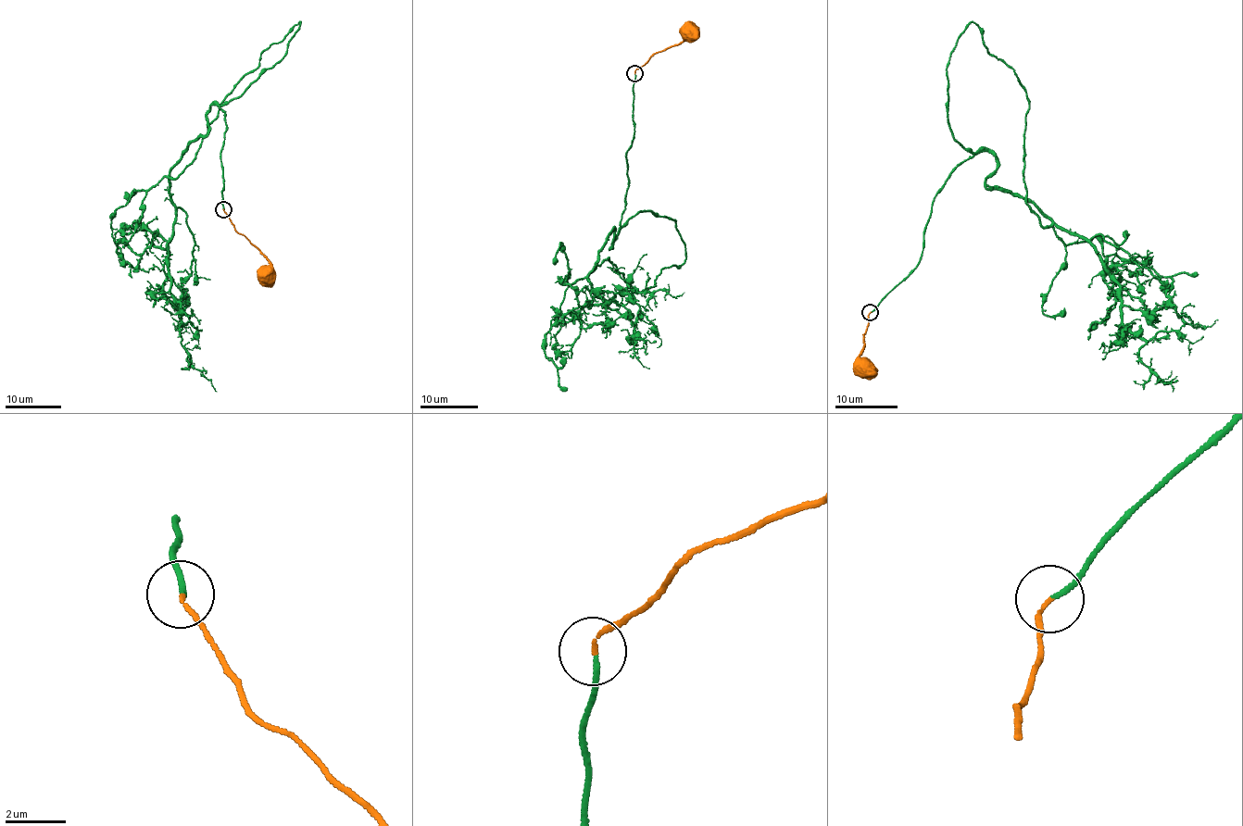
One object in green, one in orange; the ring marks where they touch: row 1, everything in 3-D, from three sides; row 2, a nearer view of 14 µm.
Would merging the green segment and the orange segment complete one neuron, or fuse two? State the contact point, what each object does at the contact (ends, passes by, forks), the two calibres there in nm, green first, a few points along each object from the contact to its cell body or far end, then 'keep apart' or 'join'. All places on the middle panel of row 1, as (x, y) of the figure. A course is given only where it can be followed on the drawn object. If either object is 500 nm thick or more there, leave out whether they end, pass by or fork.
at (634, 73); green ends there; orange ends there; 140 nm thick on the green side, 110 nm on the other; green runs (635, 73), (624, 210), (587, 279), (605, 306), (619, 291), (634, 301), (634, 289), (684, 292); orange runs (634, 73), (659, 52), (680, 43), (689, 34), (696, 36), (696, 34); join

